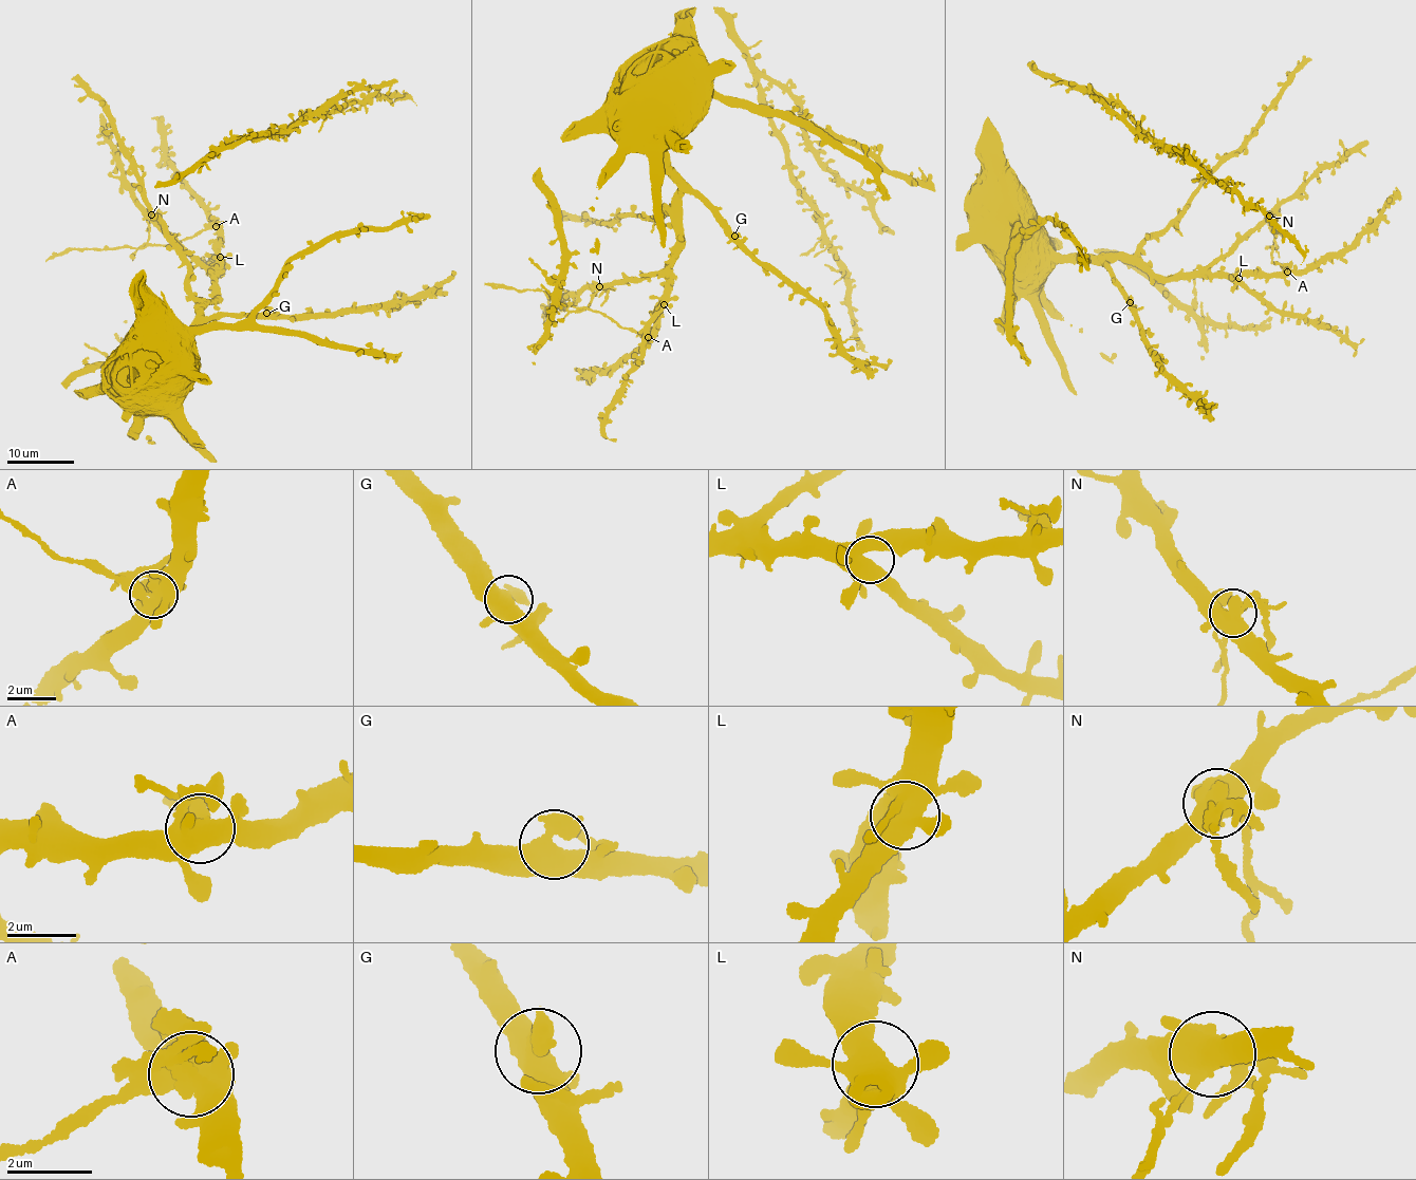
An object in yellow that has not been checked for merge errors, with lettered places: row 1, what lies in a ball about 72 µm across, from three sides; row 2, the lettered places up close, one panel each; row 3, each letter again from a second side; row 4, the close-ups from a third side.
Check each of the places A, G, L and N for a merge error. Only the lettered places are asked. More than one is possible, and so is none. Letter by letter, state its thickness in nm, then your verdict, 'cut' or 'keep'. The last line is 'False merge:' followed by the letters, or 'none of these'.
A: 600 nm thick; cut
G: 440 nm thick; keep
L: 480 nm thick; keep
N: 550 nm thick; cut
False merge: A, N

